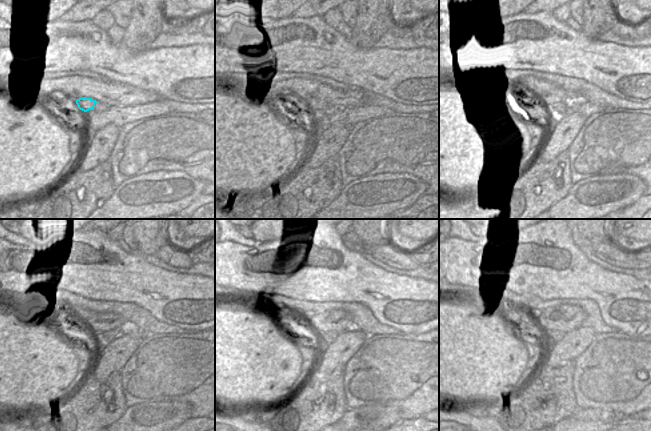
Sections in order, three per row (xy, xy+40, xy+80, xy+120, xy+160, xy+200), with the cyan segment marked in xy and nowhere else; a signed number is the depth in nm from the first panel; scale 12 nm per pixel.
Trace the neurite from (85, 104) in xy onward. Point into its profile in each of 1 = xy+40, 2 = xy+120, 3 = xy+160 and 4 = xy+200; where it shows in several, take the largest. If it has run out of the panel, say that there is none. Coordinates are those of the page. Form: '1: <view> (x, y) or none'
1: xy+40 (314, 104)
2: xy+120 (97, 321)
3: xy+160 (340, 321)
4: xy+200 (566, 318)

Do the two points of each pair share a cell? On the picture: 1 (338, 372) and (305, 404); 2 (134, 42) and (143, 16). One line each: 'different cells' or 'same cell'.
1: same cell
2: same cell

